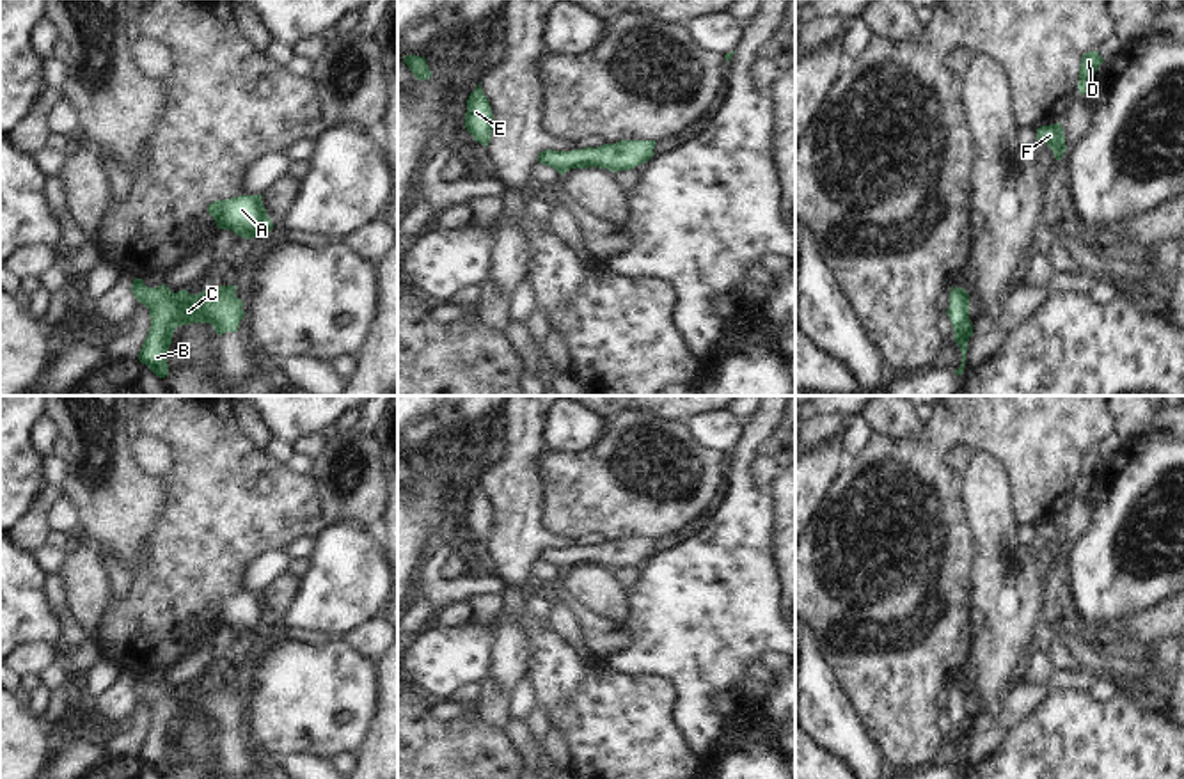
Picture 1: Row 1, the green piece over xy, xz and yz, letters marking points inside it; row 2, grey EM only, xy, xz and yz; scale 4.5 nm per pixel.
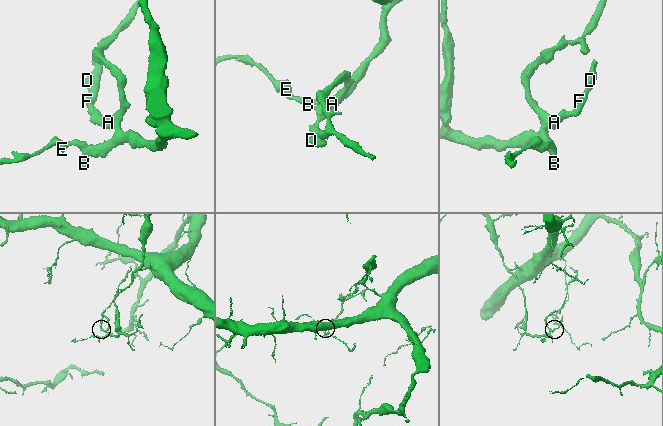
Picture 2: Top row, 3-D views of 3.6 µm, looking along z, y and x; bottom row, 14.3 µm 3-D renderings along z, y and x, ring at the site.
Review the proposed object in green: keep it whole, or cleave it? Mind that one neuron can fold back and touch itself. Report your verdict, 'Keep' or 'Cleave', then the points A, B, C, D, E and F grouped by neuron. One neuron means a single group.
Keep. Groups: A B C D E F

